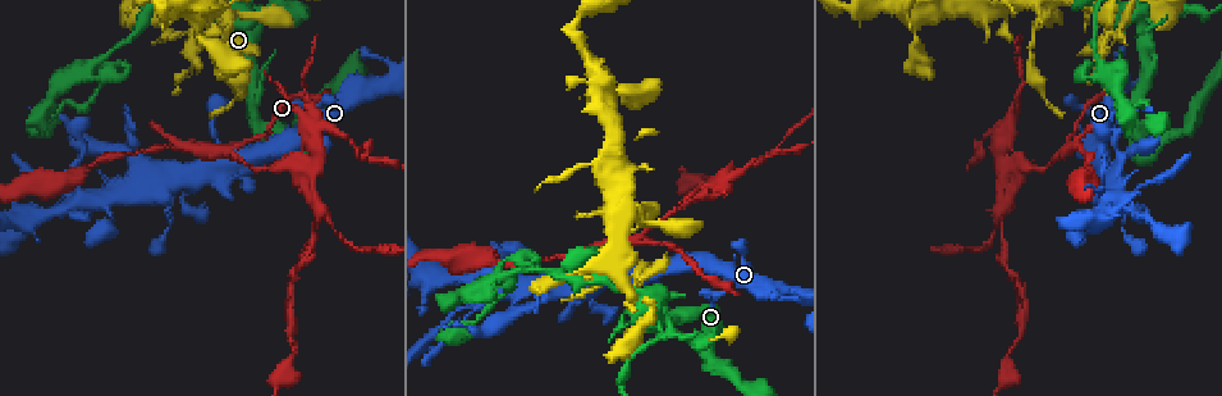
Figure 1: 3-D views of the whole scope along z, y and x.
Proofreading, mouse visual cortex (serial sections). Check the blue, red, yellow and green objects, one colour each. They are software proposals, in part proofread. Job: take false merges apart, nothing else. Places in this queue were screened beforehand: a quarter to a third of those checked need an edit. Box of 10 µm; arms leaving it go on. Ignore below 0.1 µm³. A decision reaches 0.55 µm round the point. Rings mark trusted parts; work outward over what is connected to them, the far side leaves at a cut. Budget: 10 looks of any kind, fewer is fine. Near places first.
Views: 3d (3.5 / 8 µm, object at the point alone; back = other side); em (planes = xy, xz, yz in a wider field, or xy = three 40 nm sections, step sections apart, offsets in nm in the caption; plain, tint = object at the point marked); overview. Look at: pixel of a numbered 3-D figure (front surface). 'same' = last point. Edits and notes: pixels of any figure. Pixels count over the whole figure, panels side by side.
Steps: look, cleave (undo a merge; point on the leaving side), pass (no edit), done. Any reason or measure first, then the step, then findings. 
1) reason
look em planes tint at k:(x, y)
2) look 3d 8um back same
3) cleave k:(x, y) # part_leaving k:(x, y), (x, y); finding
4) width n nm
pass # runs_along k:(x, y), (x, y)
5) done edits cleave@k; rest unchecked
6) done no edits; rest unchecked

abrupt turn
look 3d 3.5um back at 1:(260, 129)

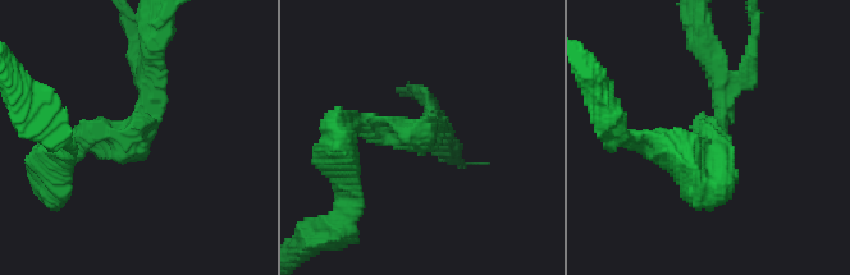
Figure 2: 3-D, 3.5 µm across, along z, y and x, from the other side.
arm_widths 250, 250 nm
look em xy step 5 tint at 2:(420, 132)

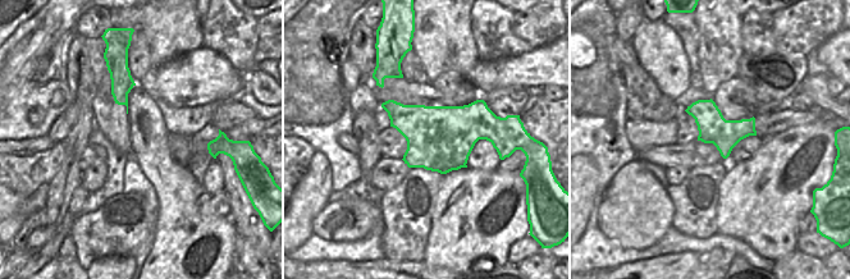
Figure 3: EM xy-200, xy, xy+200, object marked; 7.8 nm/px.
pass # runs_along 2:(64, 156), (142, 124), (151, 54); one cell here

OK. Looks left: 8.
thin neck
look 3d 3.5um at 1:(652, 225)

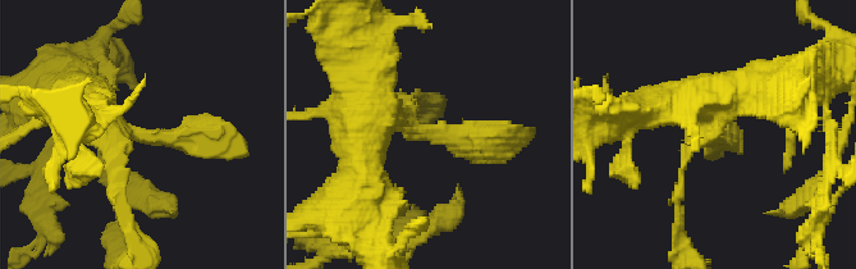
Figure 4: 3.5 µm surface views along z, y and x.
shape alone is not enough
look em xy step 1 plain at 4:(140, 130)

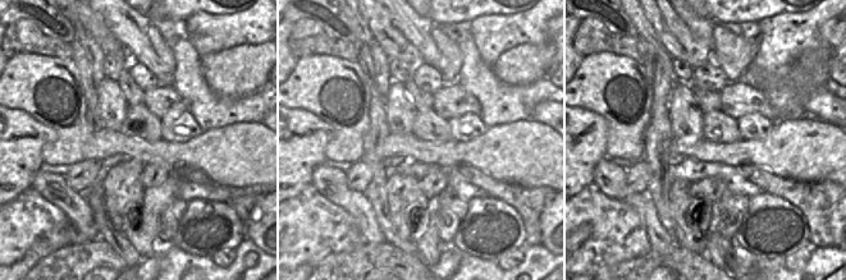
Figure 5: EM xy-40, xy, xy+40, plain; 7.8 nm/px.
with the object marked
look em xy step 1 tint same

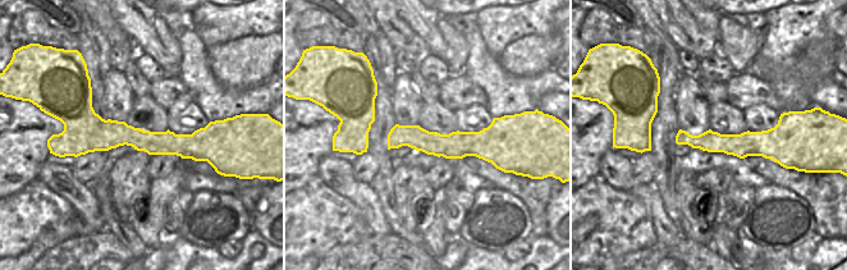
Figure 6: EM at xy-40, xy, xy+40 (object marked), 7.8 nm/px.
width 220 nm
pass # runs_along 4:(79, 85), (115, 132), (225, 140); one cell here

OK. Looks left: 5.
look 3d 8um at 1:(239, 146)

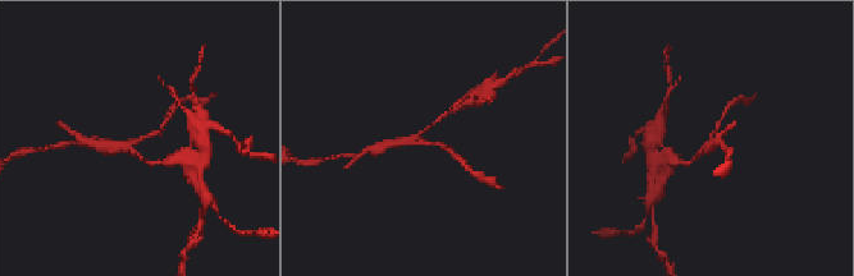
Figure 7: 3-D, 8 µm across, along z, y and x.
look em xy step 5 tint same

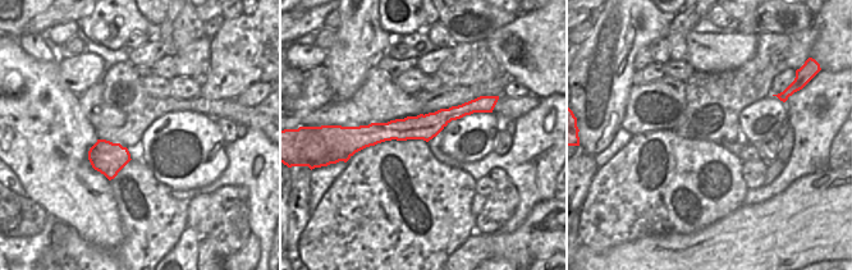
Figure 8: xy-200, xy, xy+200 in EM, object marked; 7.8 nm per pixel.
cleave 7:(730, 127) # part_leaving 7:(703, 147), (692, 161), (674, 162); two cells meet here

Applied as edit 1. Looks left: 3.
abrupt turn
look 3d 3.5um at 1:(249, 33)

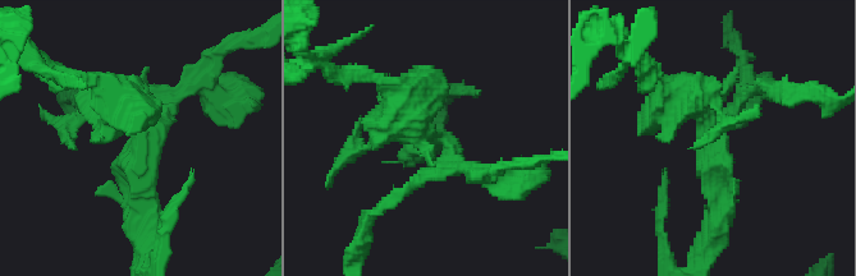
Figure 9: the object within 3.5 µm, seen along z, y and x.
now the EM
look em xy step 2 tint at 9:(427, 137)

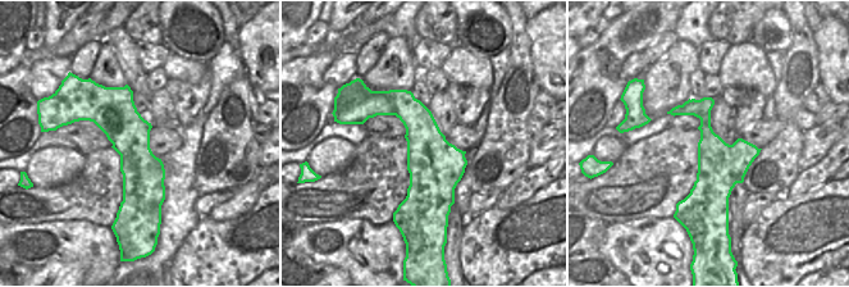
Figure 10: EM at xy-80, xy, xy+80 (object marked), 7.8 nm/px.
pass # runs_along 10:(101, 89), (133, 145), (132, 210); one cell here

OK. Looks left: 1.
done edits cleave@7; rest unchecked

